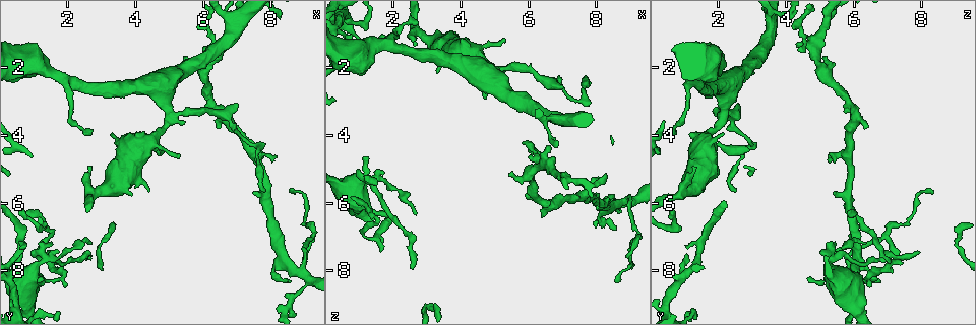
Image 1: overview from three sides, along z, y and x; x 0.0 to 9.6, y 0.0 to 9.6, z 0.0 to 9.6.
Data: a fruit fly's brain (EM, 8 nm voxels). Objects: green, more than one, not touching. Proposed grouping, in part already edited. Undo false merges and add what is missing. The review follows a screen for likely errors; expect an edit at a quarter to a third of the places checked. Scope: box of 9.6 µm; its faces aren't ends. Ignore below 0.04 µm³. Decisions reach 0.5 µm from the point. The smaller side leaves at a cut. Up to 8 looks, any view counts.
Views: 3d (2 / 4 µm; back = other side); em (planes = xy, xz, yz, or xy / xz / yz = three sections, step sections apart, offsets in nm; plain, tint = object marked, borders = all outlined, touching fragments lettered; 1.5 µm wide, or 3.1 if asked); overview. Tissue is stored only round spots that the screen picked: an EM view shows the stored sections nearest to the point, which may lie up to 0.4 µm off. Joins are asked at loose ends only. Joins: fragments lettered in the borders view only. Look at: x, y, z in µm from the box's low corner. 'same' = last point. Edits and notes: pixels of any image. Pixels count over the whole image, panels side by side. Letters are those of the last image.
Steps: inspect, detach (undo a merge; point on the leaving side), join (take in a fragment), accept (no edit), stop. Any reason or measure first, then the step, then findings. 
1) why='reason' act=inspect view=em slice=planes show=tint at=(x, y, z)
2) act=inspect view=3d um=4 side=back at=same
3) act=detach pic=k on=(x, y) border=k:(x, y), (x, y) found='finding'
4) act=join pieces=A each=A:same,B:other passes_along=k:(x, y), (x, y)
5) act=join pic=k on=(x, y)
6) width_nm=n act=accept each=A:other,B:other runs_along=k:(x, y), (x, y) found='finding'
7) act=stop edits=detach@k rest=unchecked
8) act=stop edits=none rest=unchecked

why='branch stops here' act=inspect view=3d um=4 at=(0.65, 7.55, 1.00)

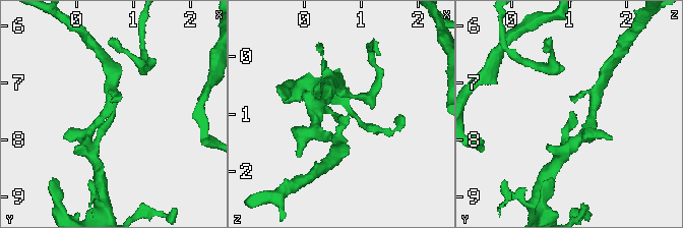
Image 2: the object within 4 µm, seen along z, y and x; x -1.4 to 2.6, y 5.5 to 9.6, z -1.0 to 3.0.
act=inspect view=em slice=xy step=4 show=tint at=(0.65, 7.50, 1.05)

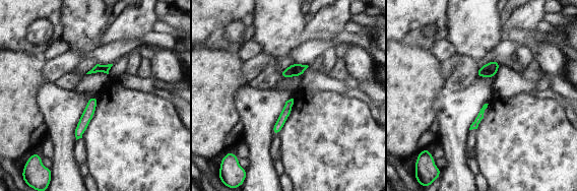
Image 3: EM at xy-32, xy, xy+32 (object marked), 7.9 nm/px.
act=inspect view=em slice=planes show=borders at=same

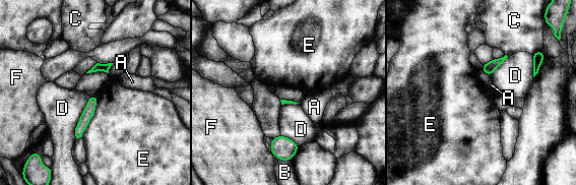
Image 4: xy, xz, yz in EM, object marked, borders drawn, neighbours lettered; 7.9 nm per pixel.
act=accept each=A:other,B:other,C:other,D:other,E:other,F:other border=4:(89, 96), (76, 125), (75, 138) found='none of them fits'

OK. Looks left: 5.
why='free end' act=inspect view=em slice=xy step=4 show=borders at=(1.75, 7.40, 5.00)

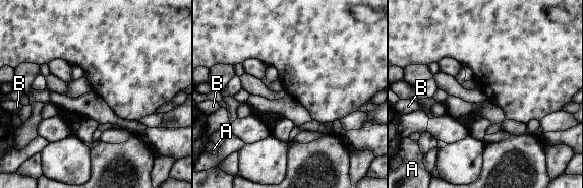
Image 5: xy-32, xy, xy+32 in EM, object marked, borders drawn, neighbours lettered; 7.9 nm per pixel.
why='cut it another way' act=inspect view=em slice=planes show=borders at=same

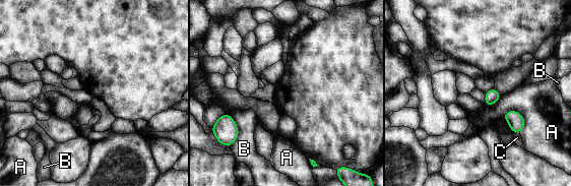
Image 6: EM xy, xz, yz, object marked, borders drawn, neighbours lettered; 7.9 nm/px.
longest_contact=B:220nm act=accept each=A:other,B:other,C:other border=6:(507, 110), (523, 118), (520, 132) found='no lettered fragment goes on from it'

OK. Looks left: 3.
why='free end' act=inspect view=3d um=4 at=(8.15, 4.75, 5.25)

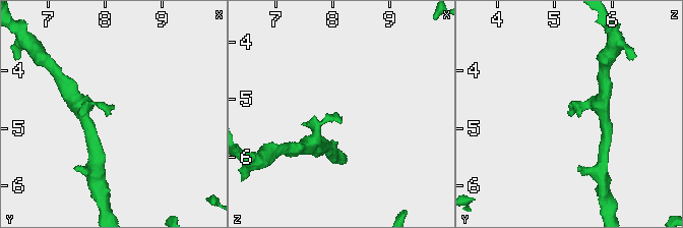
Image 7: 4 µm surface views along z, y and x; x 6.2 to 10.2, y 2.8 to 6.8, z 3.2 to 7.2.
act=inspect view=em slice=planes show=borders at=(8.10, 4.75, 5.30)

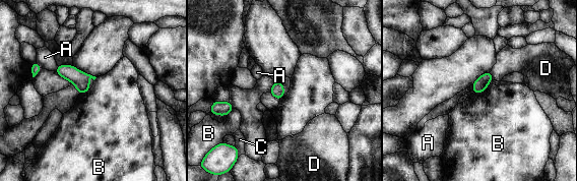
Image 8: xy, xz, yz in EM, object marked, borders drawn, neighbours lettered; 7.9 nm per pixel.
act=accept each=A:other,B:other,C:other,D:other border=8:(492, 79), (483, 92), (472, 94) found='no lettered fragment goes on from it'

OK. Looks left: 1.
act=stop edits=none rest=unchecked

